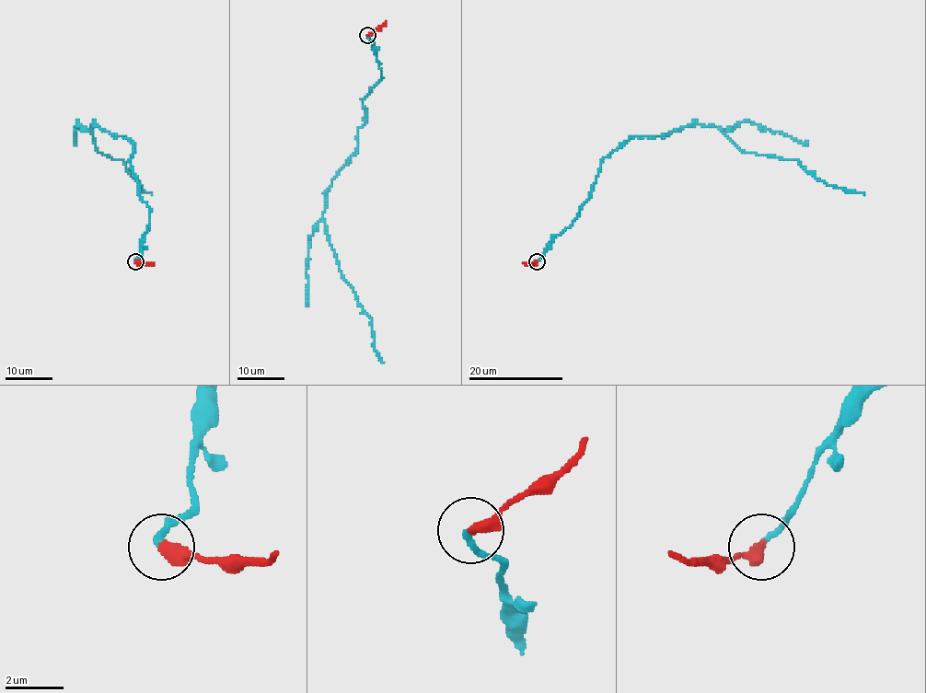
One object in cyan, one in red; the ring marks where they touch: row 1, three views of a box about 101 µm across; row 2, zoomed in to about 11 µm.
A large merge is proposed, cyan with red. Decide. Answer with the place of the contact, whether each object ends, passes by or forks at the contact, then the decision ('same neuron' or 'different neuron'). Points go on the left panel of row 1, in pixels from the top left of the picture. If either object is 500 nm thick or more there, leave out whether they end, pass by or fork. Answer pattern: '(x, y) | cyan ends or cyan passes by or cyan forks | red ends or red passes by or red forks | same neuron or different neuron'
(135, 261) | cyan ends | red ends | different neuron

